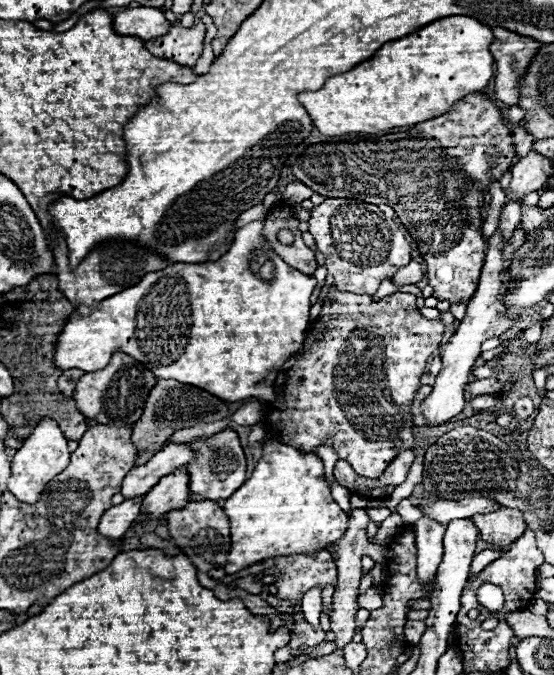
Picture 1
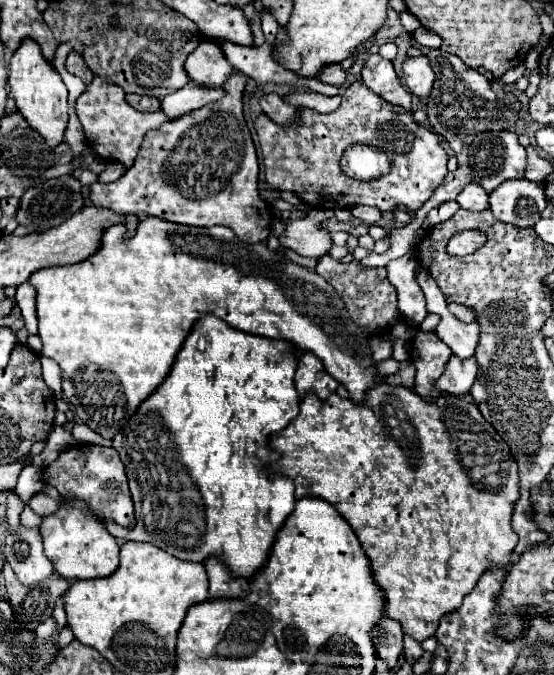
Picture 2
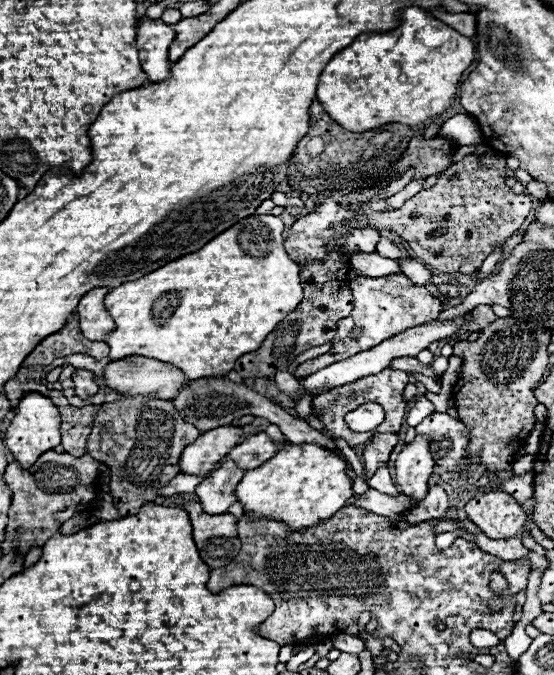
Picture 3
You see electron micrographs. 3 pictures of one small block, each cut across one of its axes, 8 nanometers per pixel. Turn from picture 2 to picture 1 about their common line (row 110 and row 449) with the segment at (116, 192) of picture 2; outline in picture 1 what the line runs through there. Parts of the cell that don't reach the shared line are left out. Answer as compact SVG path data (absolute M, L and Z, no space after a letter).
M226 428L210 438L192 440L190 446L194 450L198 450L198 456L194 460L190 460L190 466L186 466L190 490L194 494L202 494L210 500L220 500L220 498L230 498L244 484L246 458L244 458L244 450L240 446L238 434L232 428Z

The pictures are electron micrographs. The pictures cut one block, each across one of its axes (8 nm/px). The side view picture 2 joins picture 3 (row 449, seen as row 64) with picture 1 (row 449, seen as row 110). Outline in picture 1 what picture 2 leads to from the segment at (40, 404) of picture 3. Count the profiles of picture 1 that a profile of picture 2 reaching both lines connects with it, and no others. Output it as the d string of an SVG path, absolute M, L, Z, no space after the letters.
M44 418L38 428L34 428L34 432L30 434L30 438L24 440L24 446L16 452L14 462L12 462L12 476L8 480L8 490L26 504L36 504L38 496L42 494L42 488L46 488L46 484L50 480L54 480L54 476L58 476L70 462L70 452L66 446L66 438L62 434L62 430L58 428L58 424L54 420Z

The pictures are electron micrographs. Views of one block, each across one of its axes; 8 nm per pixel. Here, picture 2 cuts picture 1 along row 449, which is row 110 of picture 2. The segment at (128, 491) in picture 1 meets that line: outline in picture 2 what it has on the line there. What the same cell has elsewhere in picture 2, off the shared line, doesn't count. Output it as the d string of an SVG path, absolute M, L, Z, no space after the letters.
M188 82L184 88L180 88L174 94L168 94L162 98L162 112L166 112L166 116L170 120L180 118L196 108L202 108L210 102L218 102L220 96L226 96L226 90L222 86L218 88L204 88L200 84L192 84Z

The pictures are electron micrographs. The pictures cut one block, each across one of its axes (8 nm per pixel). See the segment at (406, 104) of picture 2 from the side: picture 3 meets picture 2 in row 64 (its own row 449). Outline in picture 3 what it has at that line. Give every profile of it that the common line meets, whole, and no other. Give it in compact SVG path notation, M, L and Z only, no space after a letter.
M374 434L374 438L364 446L364 478L372 478L376 470L390 460L392 448L398 444L398 434Z

